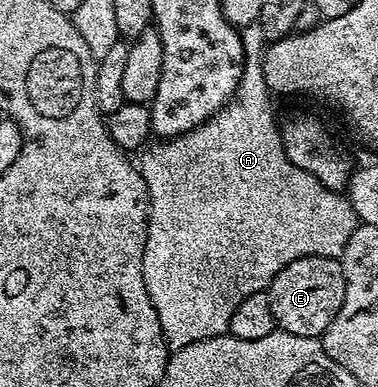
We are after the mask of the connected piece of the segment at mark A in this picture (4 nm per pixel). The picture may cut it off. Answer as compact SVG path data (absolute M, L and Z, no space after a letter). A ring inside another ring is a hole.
M261 26L242 29L243 77L237 95L201 126L164 139L156 148L144 147L137 156L151 207L143 255L145 290L149 290L171 350L224 335L231 327L233 310L249 294L266 292L289 262L306 256L342 257L345 242L361 223L343 192L329 190L313 174L289 162L281 124L278 119L275 121L275 108L271 105L273 93L265 82L263 53L269 41L259 40L260 29Z

